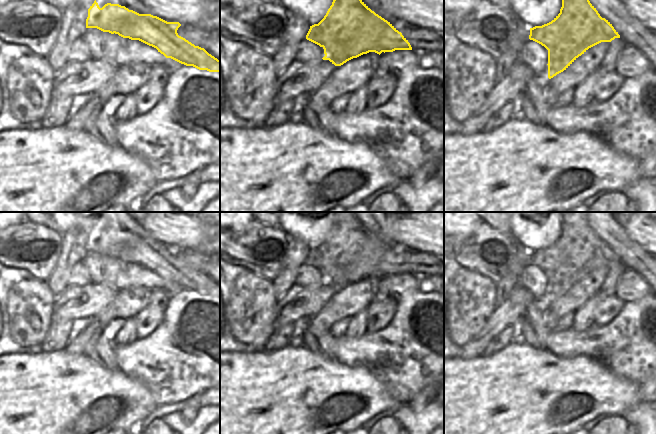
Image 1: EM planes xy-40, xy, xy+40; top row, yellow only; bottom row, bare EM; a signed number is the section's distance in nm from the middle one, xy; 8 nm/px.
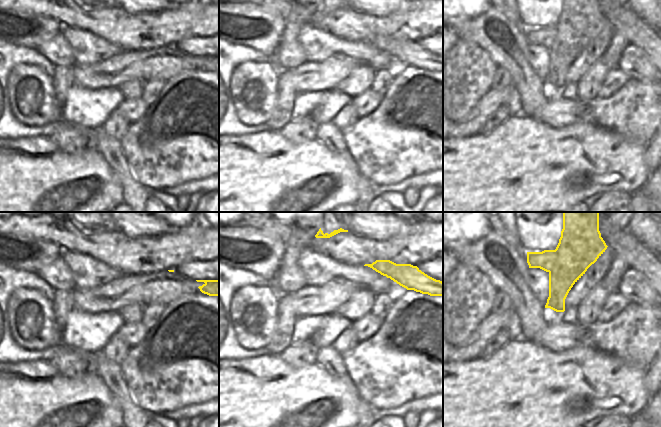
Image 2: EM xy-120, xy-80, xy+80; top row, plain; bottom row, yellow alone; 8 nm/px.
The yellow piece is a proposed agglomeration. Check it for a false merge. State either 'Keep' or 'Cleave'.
Cleave.

